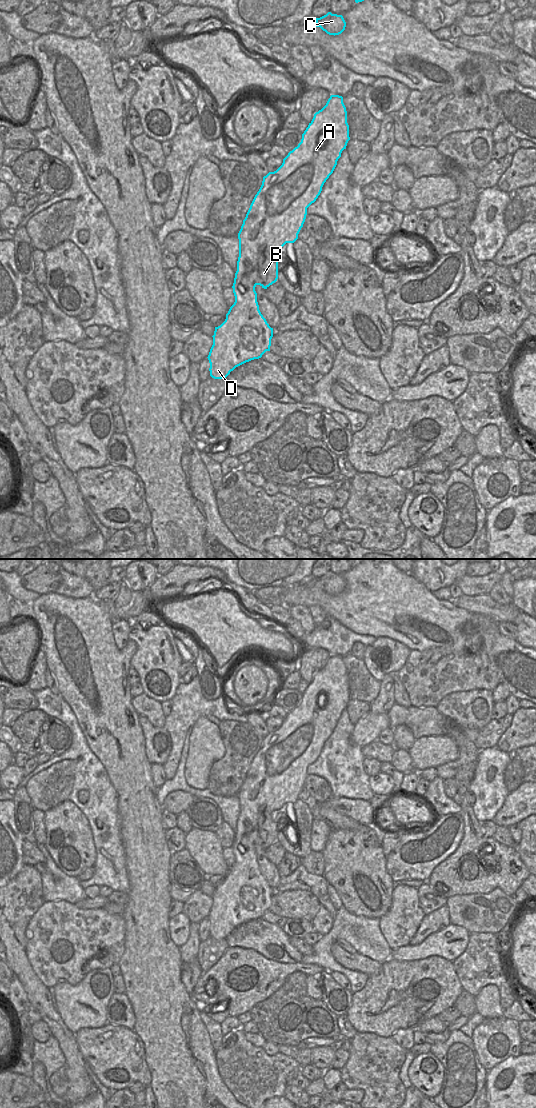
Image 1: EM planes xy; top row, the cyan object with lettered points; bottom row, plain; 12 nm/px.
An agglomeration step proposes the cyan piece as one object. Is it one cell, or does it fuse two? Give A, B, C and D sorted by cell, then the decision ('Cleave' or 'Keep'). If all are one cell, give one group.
Groups: A B C D. Keep

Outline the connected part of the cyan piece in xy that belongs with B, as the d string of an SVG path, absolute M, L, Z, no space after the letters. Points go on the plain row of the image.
M331 655L326 665L314 674L312 681L302 694L301 702L283 719L282 725L274 732L269 732L263 737L262 745L255 755L238 793L239 817L237 831L233 843L235 862L226 874L225 881L215 887L213 905L210 909L208 920L210 923L210 936L214 939L226 939L236 927L254 919L259 919L266 911L270 911L273 888L259 870L255 847L260 845L267 849L278 839L278 817L275 812L282 813L281 808L286 803L294 803L303 787L307 775L307 768L316 761L322 751L322 747L333 733L341 713L346 709L349 697L349 685L347 683L347 671L343 663L343 657Z

